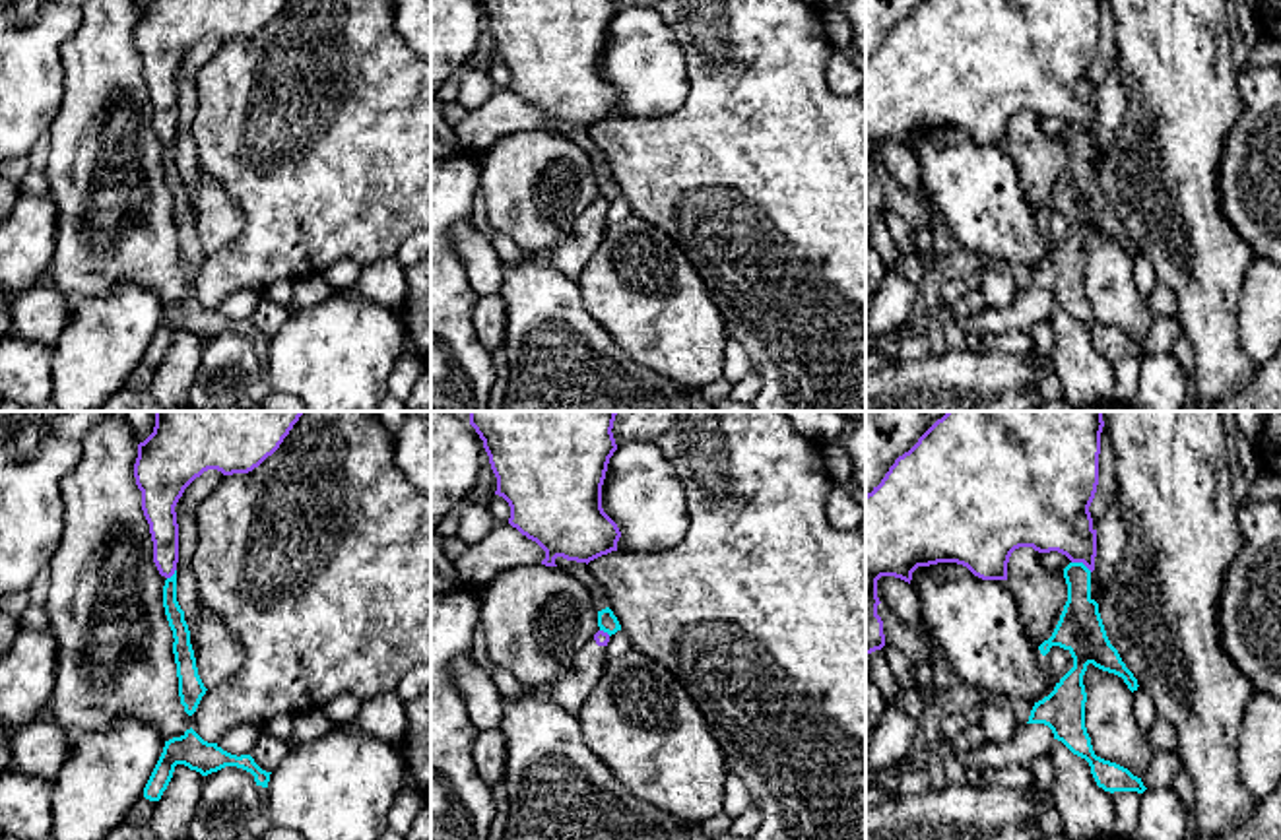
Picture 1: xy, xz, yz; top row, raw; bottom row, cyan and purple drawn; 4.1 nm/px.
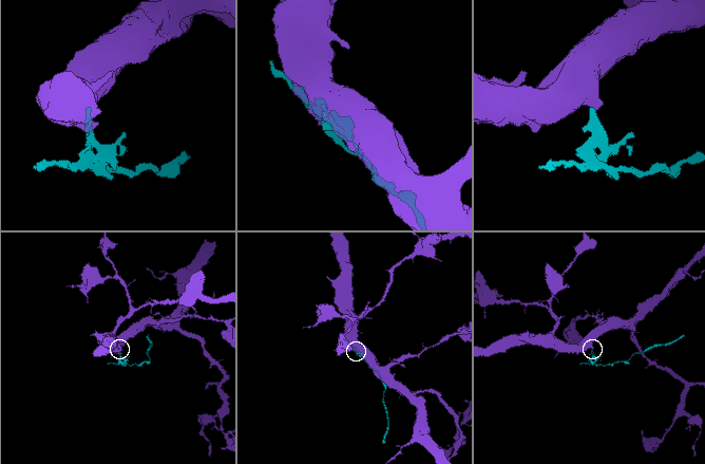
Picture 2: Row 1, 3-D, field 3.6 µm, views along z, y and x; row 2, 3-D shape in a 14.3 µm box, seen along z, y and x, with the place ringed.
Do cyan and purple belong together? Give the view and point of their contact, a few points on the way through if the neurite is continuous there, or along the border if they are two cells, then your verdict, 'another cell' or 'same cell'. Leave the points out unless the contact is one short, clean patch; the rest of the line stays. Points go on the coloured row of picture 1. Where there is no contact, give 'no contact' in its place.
contact yz (1082, 563); border yz (1072, 561), (1082, 561), (1091, 571); another cell

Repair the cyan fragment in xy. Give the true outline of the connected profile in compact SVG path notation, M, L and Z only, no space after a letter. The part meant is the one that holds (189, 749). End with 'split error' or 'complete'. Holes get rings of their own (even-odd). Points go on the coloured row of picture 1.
M192 727L181 737L165 741L163 753L144 788L144 797L149 801L159 801L167 790L175 766L184 764L190 770L208 776L225 766L237 766L254 776L256 786L268 788L270 774L262 770L250 755L231 755L223 751L217 743L204 741Z; complete

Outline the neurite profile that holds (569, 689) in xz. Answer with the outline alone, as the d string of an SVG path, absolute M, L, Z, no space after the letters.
M598 630L575 656L573 667L547 687L551 698L567 712L576 714L596 687L608 660L609 634Z

